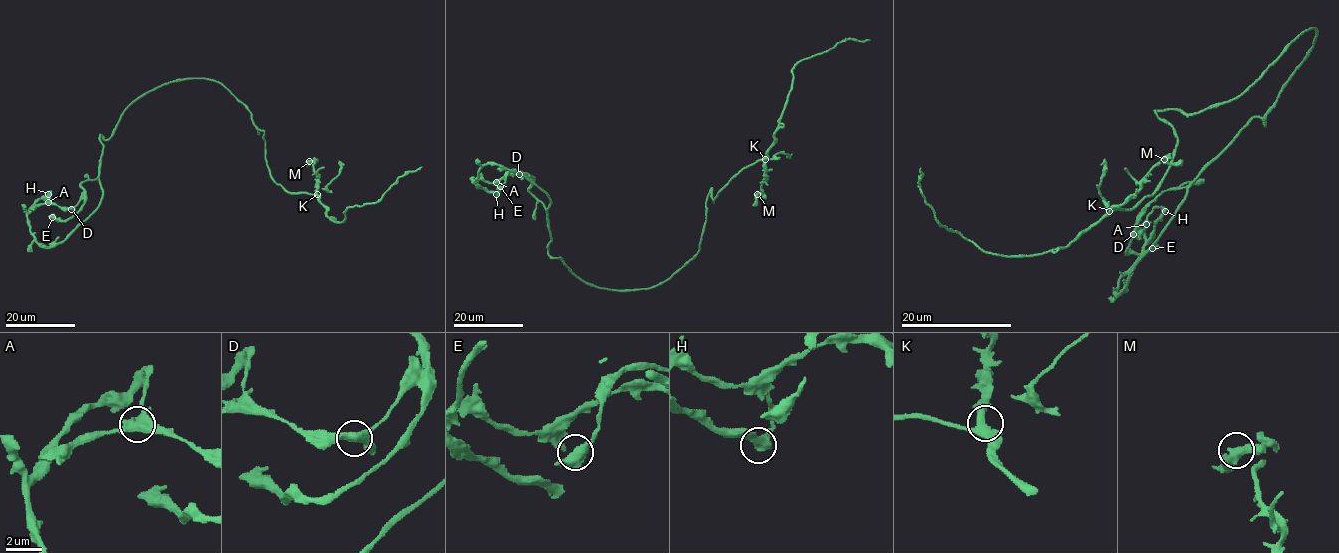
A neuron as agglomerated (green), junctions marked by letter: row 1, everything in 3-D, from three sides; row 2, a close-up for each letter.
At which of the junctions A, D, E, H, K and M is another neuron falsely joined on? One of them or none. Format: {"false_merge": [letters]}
{"false_merge": ["A"]}

